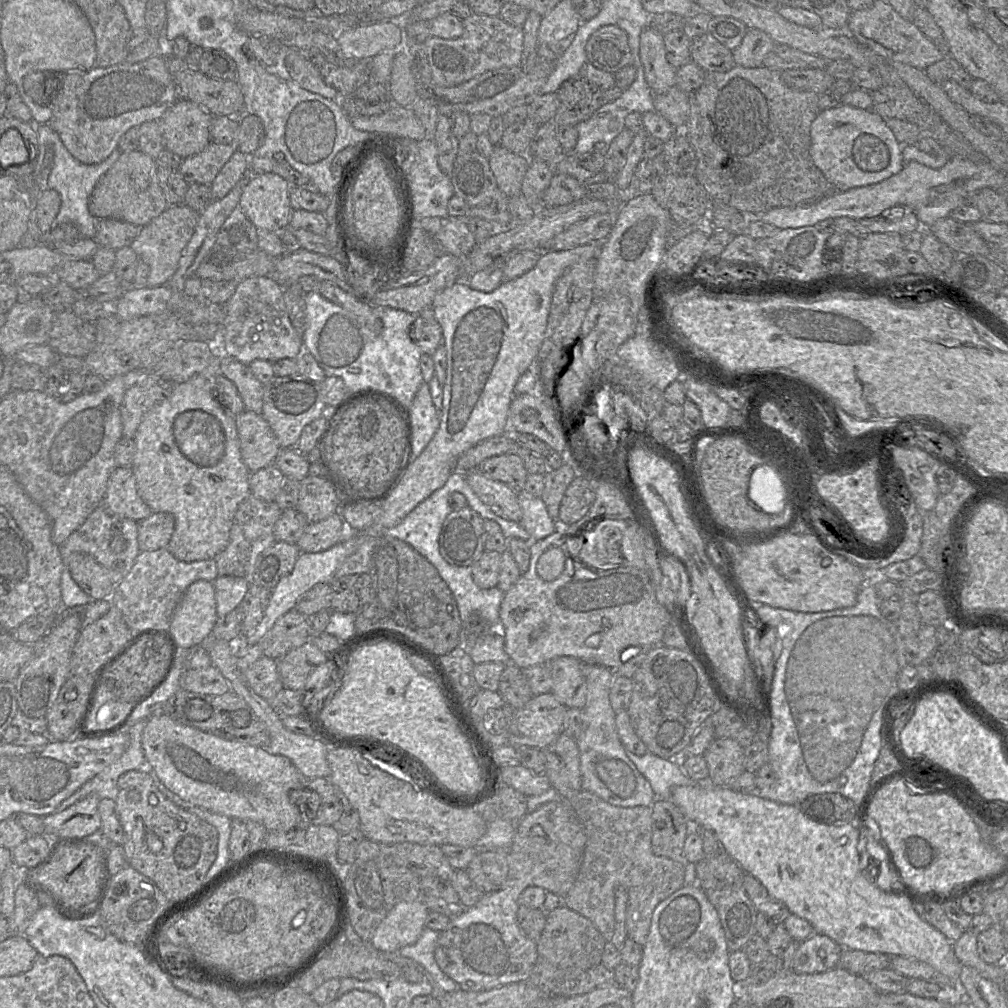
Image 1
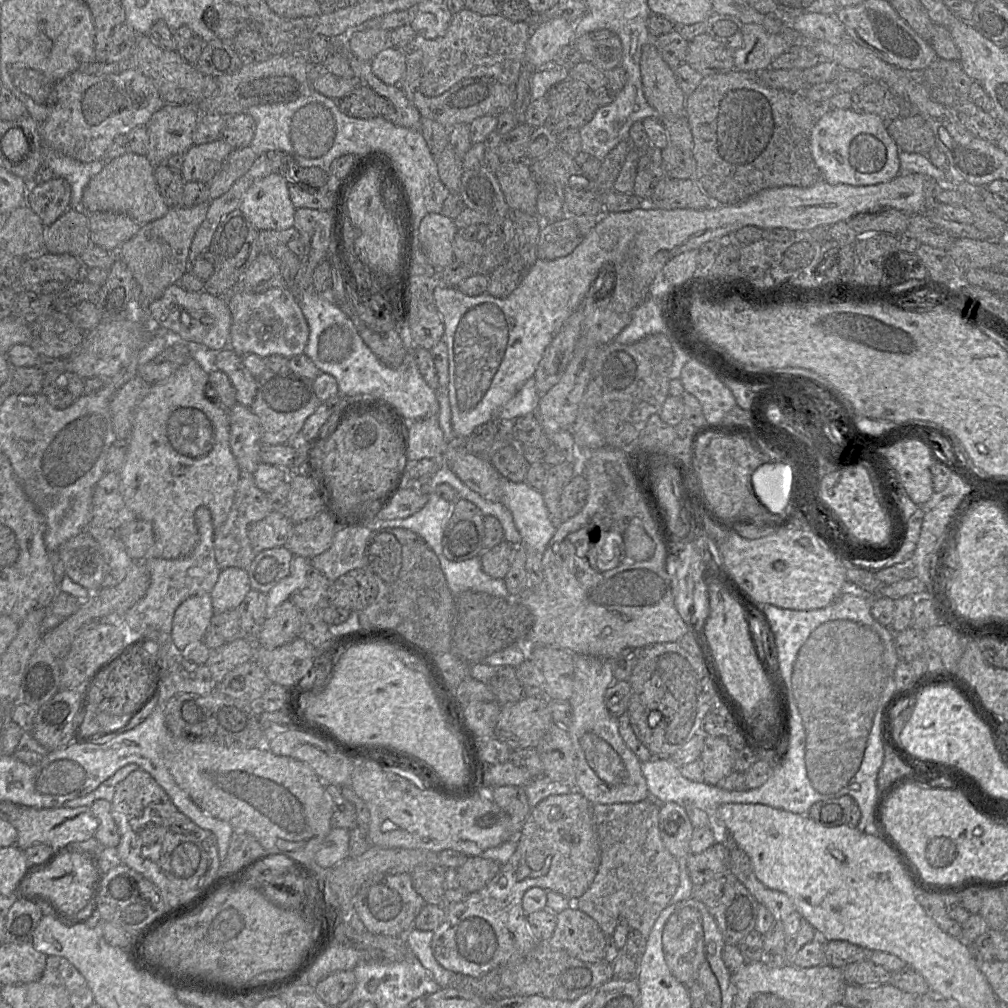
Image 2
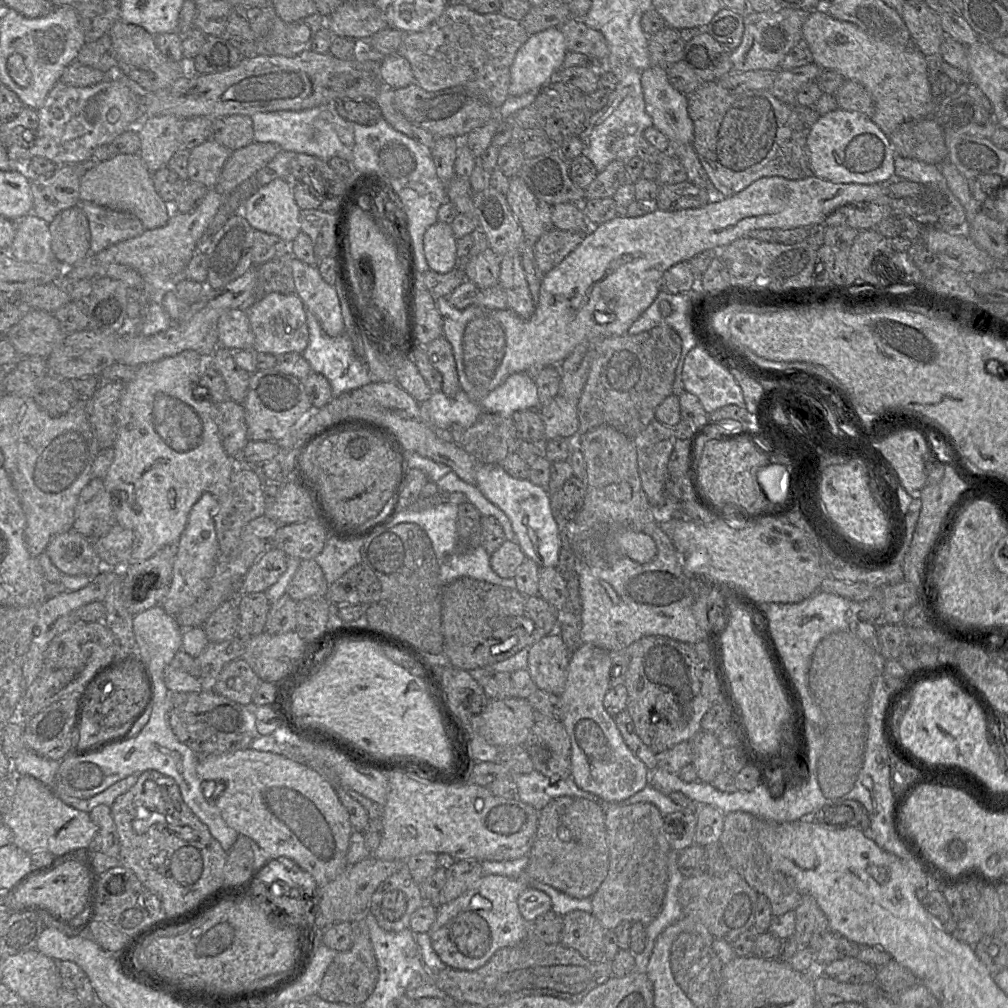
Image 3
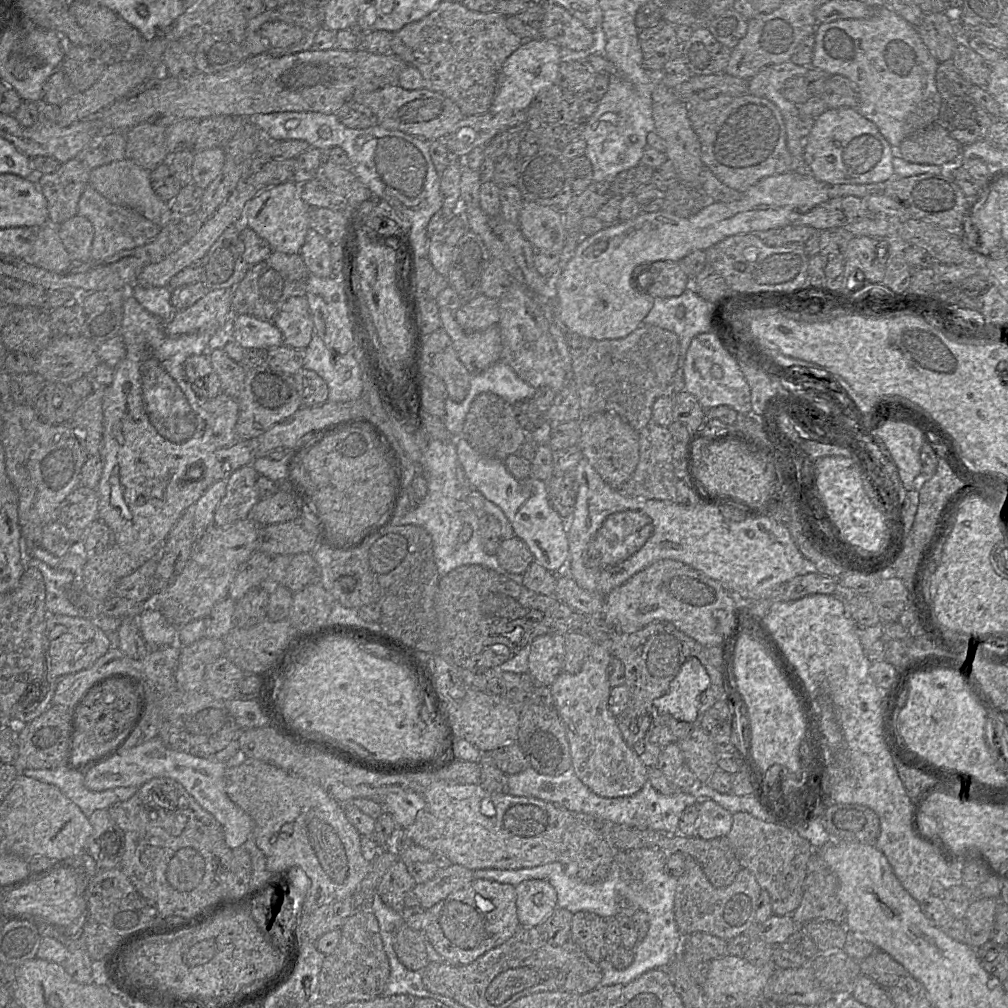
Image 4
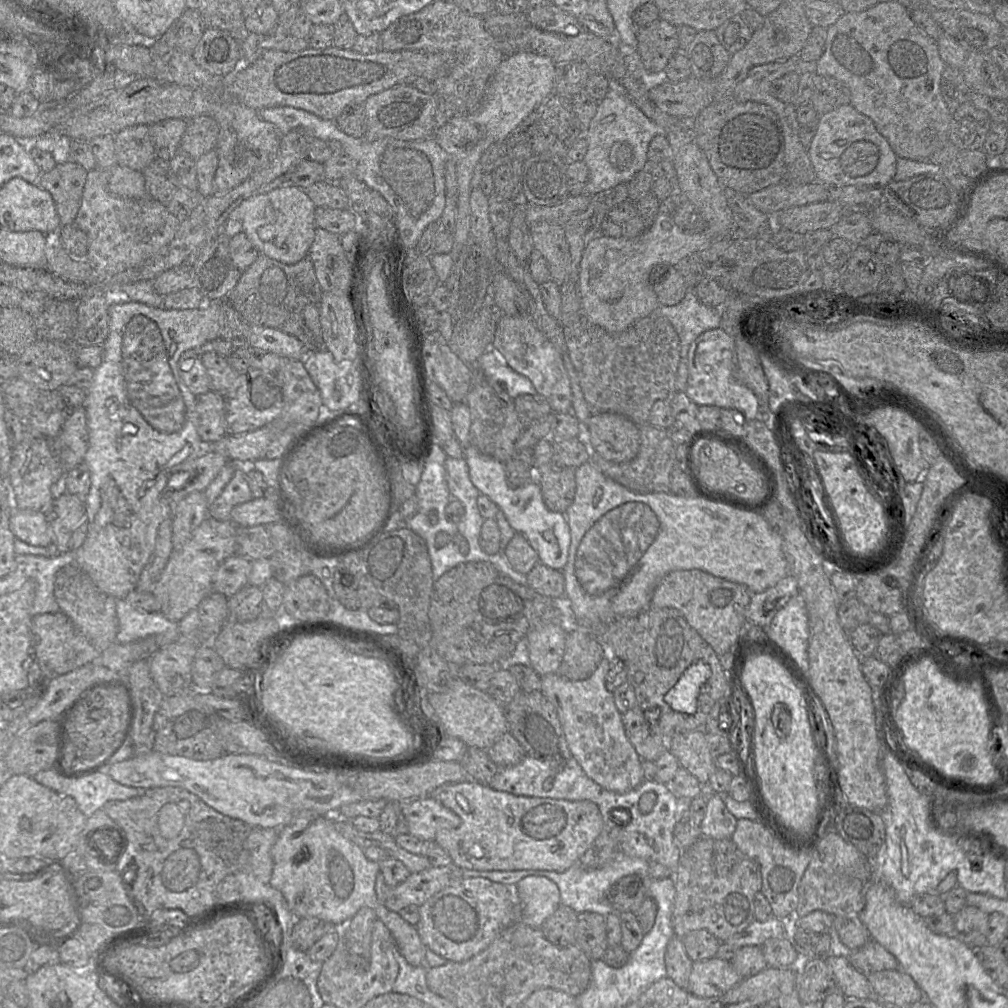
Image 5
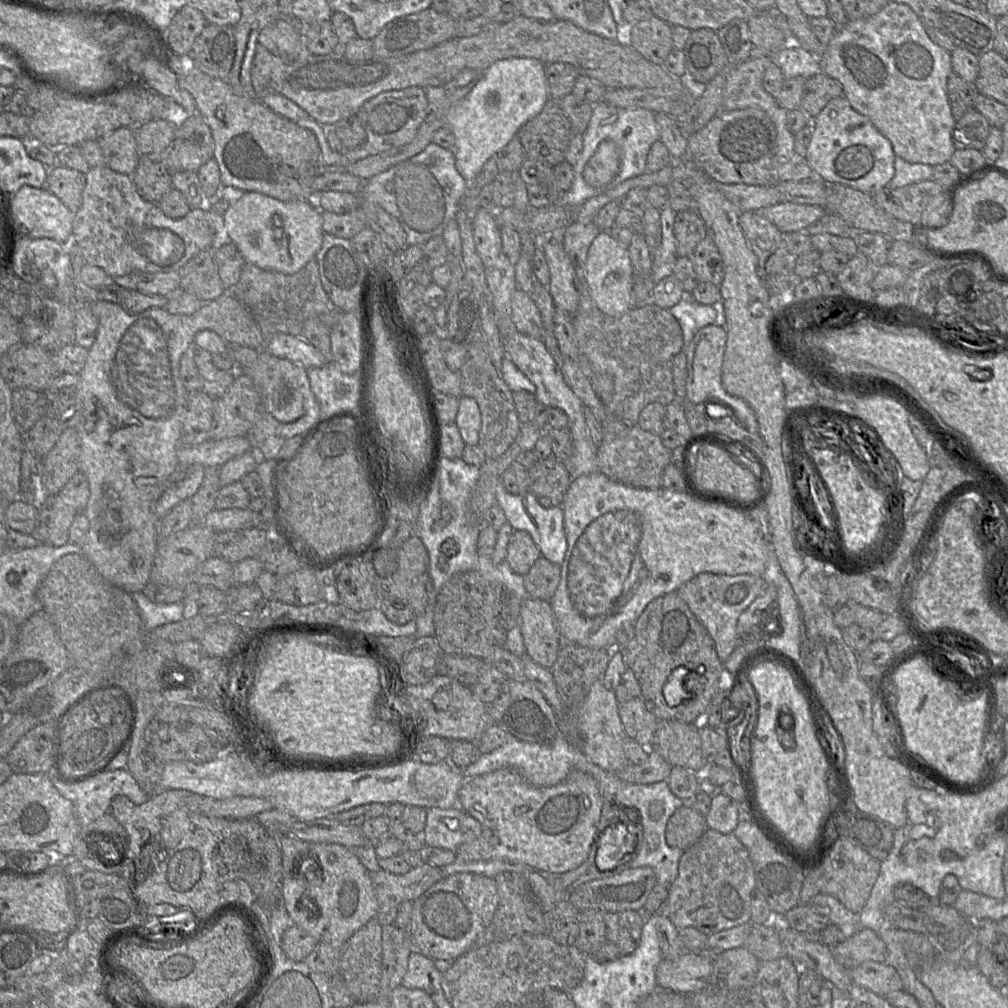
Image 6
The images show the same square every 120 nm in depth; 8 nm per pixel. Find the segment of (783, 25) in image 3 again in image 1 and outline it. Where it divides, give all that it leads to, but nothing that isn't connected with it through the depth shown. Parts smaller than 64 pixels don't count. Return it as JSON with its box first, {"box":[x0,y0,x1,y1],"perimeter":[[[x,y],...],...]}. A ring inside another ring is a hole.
{"box":[732,29,774,68],"perimeter":[[[748,29],[741,44],[732,51],[734,63],[745,68],[763,66],[763,59],[774,45],[773,40],[764,32]]]}

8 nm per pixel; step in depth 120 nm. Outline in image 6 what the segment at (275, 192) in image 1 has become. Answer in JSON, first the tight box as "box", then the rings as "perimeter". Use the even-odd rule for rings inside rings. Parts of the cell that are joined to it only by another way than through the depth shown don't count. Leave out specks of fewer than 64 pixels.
{"box":[221,192,324,274],"perimeter":[[[243,192],[231,199],[231,205],[223,214],[223,231],[221,232],[222,241],[226,240],[235,244],[246,263],[282,274],[295,274],[315,257],[322,245],[324,234],[322,211],[314,201],[281,201],[257,192]]]}

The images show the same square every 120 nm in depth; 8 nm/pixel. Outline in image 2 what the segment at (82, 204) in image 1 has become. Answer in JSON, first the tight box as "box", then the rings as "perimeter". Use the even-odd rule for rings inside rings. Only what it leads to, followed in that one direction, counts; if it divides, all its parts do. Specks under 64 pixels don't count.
{"box":[43,145,104,211],"perimeter":[[[43,145],[43,159],[53,172],[53,178],[64,178],[71,186],[70,208],[83,211],[83,193],[90,181],[104,168],[104,160],[83,163]]]}

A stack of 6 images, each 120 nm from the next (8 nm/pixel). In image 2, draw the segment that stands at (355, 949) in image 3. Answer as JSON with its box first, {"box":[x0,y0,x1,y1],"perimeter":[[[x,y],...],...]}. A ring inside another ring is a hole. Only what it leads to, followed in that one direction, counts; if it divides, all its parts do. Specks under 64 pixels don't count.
{"box":[315,970,355,1007],"perimeter":[[[353,970],[335,971],[315,985],[317,995],[330,1007],[344,1002],[355,988]]]}

